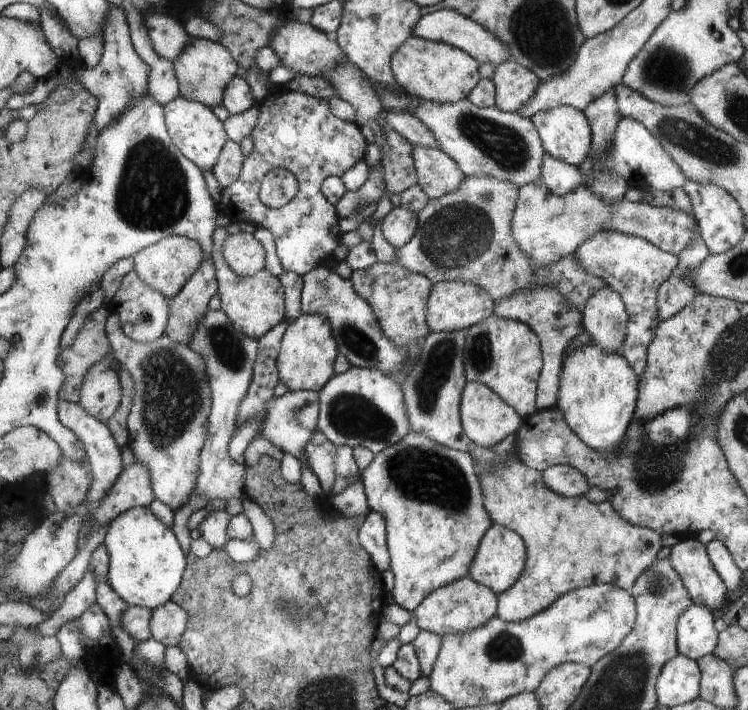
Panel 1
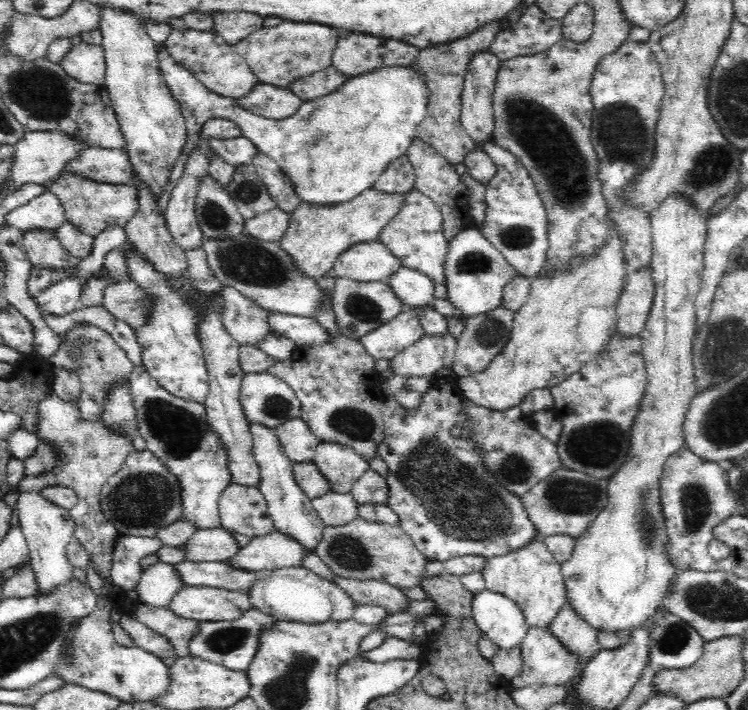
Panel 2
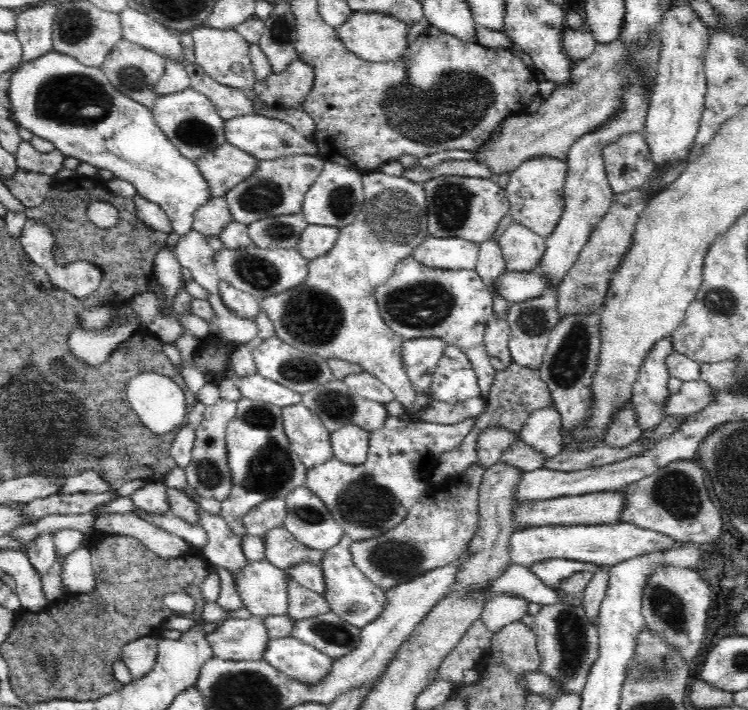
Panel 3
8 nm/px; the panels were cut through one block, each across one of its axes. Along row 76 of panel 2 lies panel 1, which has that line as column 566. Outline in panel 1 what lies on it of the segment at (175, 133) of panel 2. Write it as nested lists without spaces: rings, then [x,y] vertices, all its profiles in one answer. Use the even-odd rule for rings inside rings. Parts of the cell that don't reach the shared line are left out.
[[[561,105],[536,112],[532,116],[532,121],[540,131],[546,152],[551,156],[576,167],[581,167],[588,160],[592,150],[592,126],[583,111],[571,105]]]

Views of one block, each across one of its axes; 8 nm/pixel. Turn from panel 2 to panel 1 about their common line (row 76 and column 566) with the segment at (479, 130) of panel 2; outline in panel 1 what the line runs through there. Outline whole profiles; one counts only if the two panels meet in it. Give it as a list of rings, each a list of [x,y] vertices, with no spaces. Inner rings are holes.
[[[557,465],[542,472],[544,481],[559,494],[577,498],[587,494],[591,482],[585,475],[571,465]]]

